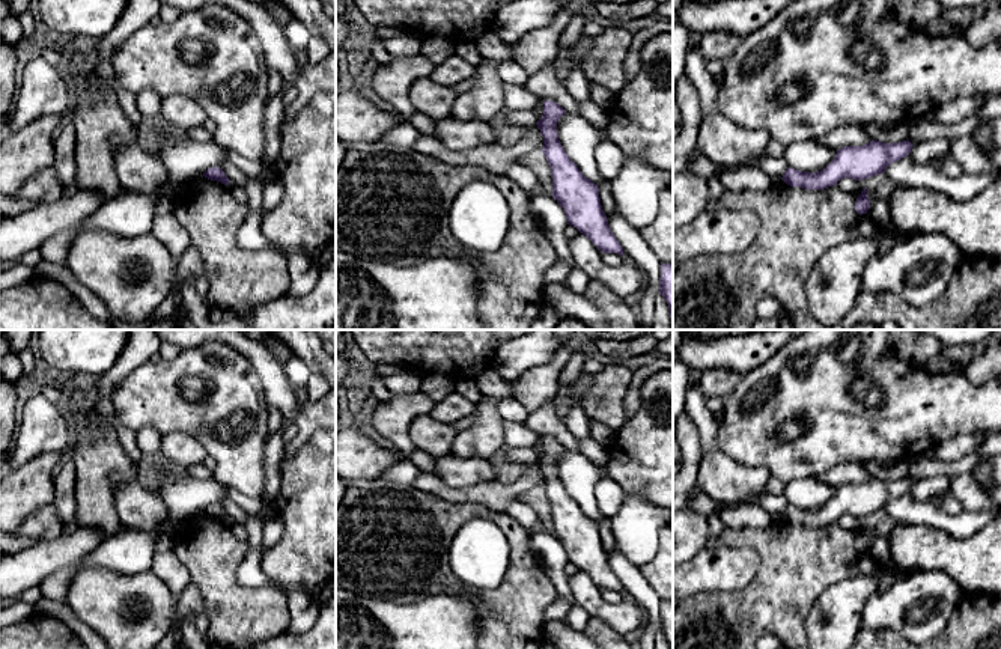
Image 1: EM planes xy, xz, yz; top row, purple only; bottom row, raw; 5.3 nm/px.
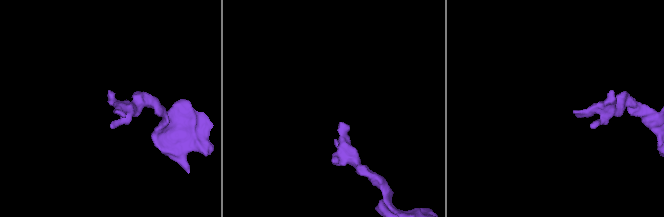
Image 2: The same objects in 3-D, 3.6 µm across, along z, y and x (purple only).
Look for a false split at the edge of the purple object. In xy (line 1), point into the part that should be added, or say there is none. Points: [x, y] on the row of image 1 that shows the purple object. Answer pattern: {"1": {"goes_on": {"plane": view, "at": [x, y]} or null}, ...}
{"1": {"goes_on": null}}

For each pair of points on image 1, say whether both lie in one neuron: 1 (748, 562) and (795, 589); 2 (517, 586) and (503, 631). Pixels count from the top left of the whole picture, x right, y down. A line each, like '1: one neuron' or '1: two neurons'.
1: two neurons
2: one neuron

